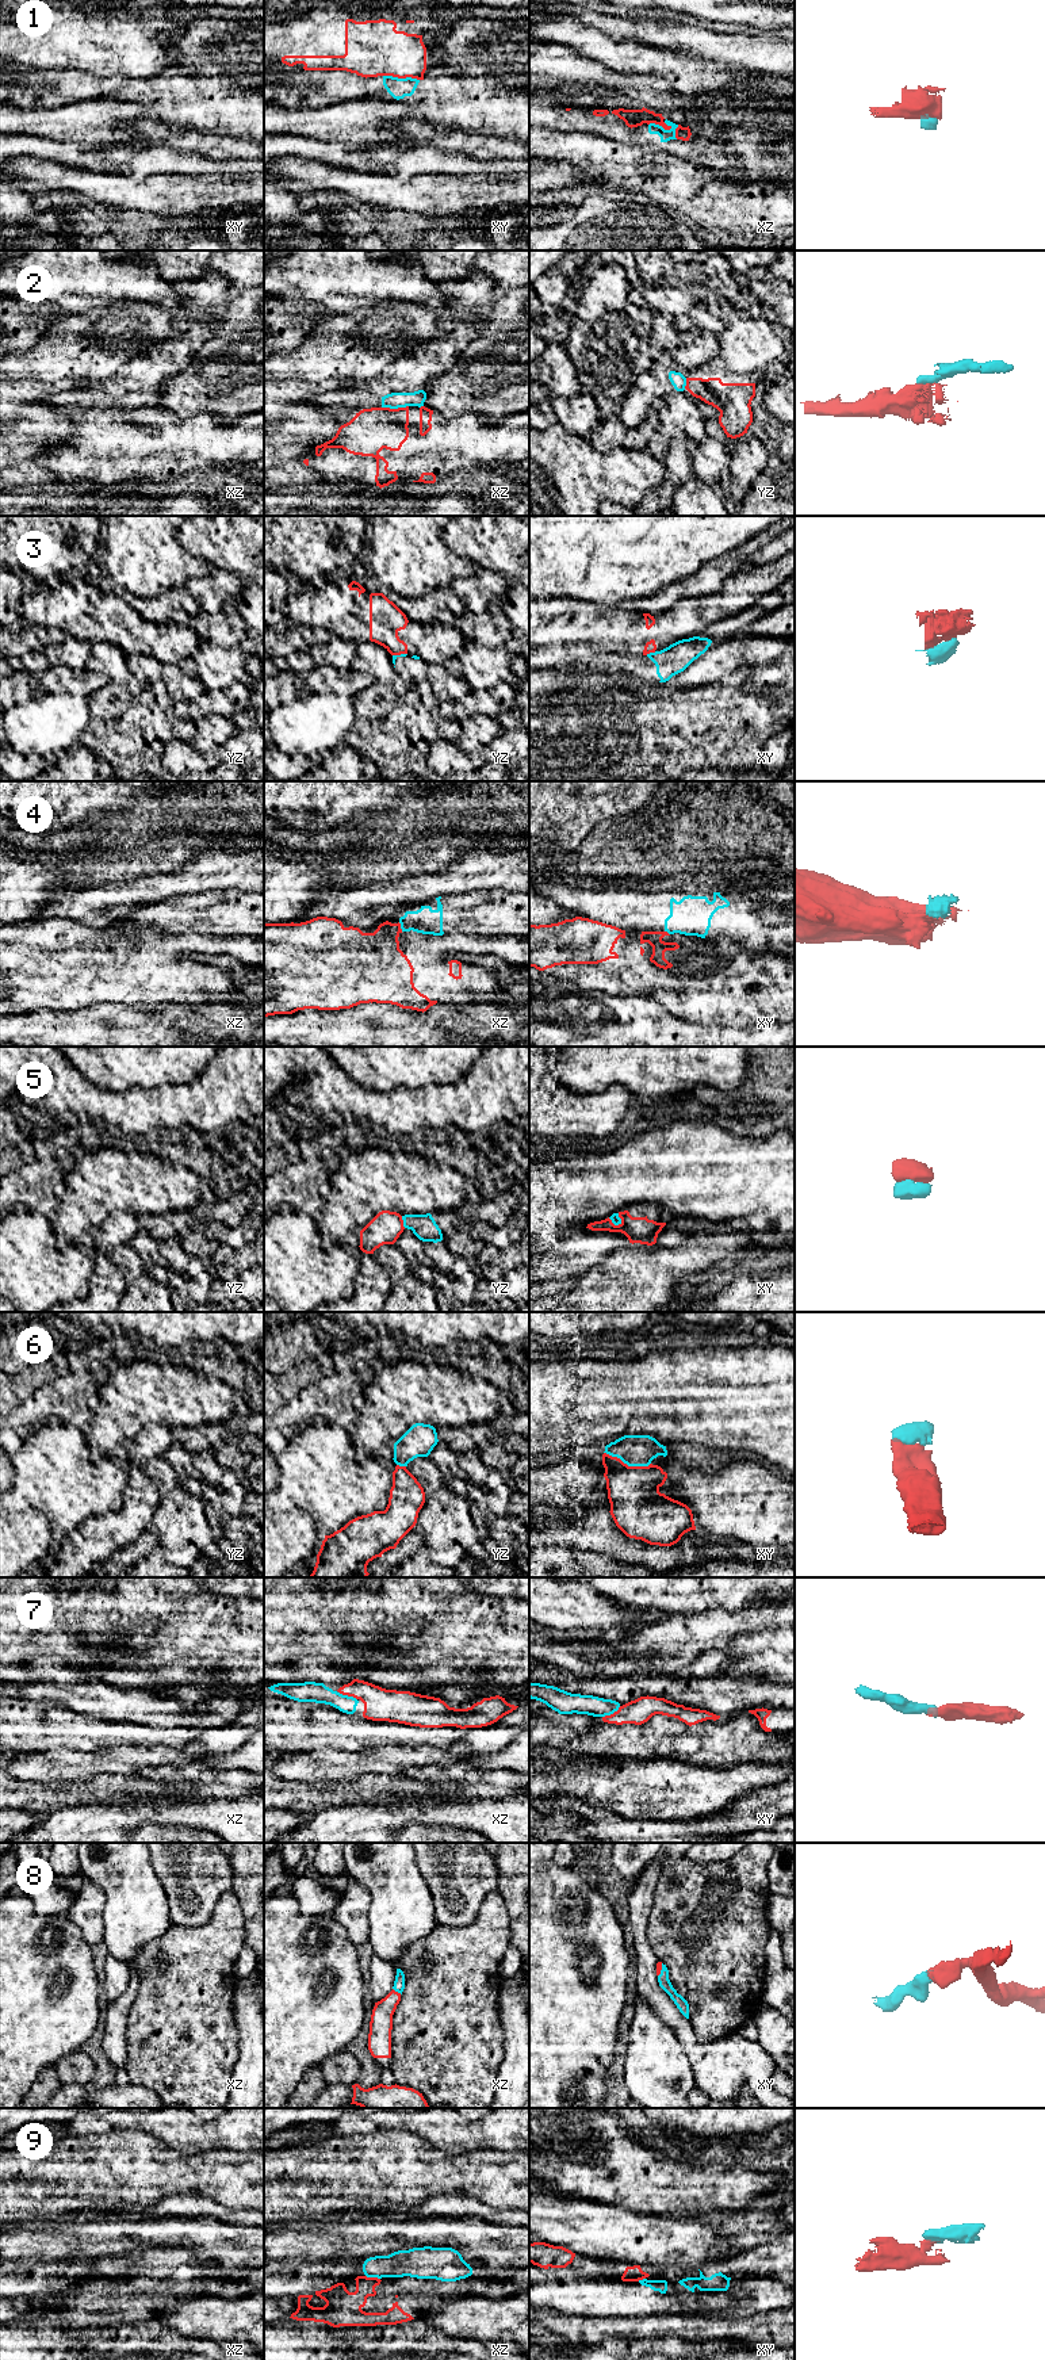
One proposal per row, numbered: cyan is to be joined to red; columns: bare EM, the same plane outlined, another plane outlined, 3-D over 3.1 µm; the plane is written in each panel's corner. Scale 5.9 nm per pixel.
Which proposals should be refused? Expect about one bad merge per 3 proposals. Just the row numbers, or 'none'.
1, 2, 3, 4

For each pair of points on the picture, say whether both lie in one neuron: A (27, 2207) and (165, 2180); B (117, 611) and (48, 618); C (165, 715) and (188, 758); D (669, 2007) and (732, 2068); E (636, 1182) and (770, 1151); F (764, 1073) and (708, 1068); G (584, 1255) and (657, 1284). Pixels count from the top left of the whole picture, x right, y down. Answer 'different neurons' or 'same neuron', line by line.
A: same neuron
B: same neuron
C: different neurons
D: same neuron
E: same neuron
F: different neurons
G: different neurons

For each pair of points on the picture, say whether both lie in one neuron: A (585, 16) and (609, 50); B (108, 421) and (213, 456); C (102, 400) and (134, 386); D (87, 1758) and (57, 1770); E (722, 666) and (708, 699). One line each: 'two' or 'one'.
A: two
B: one
C: one
D: one
E: two

